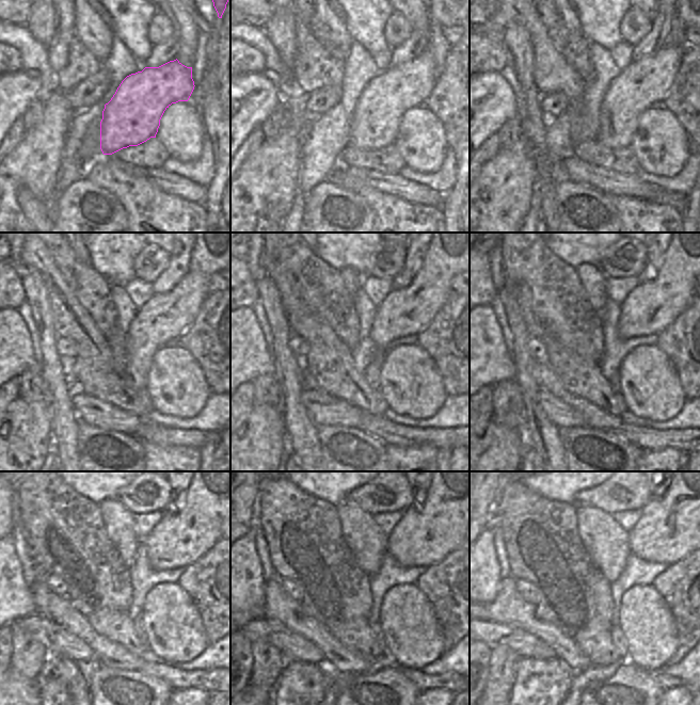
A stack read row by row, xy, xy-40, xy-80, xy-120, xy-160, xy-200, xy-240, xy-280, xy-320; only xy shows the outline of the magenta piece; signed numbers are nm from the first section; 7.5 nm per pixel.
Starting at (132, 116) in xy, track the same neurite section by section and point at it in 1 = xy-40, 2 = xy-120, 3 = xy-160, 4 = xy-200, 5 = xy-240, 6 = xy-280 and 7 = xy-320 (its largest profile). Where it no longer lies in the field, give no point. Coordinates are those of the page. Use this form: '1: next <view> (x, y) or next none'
1: next xy-40 (379, 110)
2: next xy-120 (164, 317)
3: next xy-160 (407, 311)
4: next xy-200 (652, 305)
5: next xy-240 (180, 538)
6: next xy-280 (424, 535)
7: next xy-320 (671, 527)

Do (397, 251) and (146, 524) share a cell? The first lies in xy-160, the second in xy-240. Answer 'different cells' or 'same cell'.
different cells

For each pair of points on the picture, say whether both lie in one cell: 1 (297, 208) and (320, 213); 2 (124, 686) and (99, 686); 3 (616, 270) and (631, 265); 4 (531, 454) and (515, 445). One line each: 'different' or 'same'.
1: different
2: same
3: same
4: different

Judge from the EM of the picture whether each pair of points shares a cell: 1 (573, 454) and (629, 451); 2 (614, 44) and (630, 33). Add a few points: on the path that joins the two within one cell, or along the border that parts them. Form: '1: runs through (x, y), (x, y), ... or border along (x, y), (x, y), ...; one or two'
1: runs through (579, 437), (586, 434), (595, 434), (611, 442); one
2: border along (624, 14), (619, 26), (619, 33), (631, 46); two

